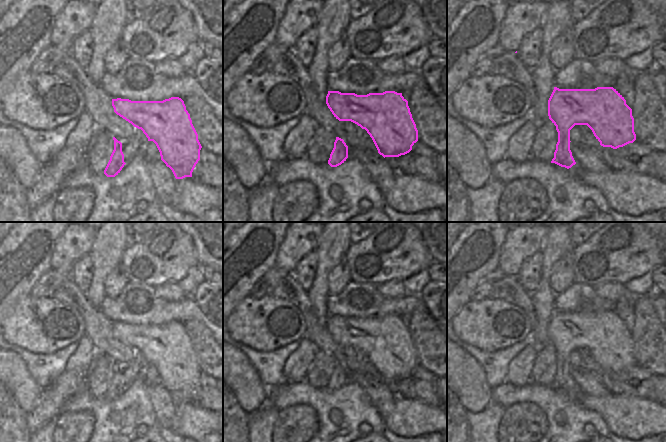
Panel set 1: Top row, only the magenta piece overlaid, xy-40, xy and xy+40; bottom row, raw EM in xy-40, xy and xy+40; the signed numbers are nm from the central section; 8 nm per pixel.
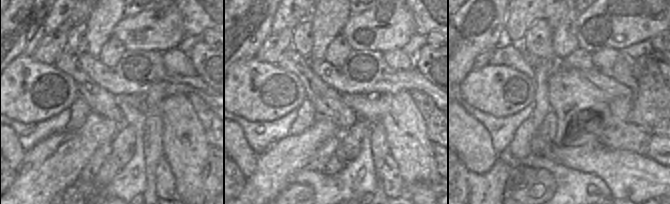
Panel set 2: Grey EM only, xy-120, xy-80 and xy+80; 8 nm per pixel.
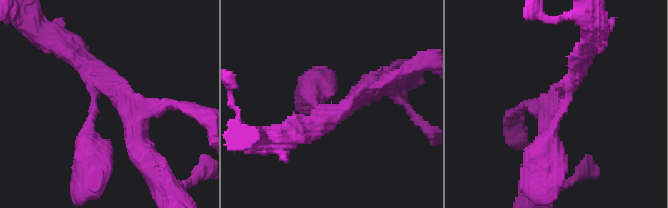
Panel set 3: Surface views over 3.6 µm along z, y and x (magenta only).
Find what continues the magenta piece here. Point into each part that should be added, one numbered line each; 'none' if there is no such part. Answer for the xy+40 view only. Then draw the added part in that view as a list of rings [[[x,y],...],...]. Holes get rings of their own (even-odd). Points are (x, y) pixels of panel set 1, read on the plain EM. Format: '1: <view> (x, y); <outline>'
none

